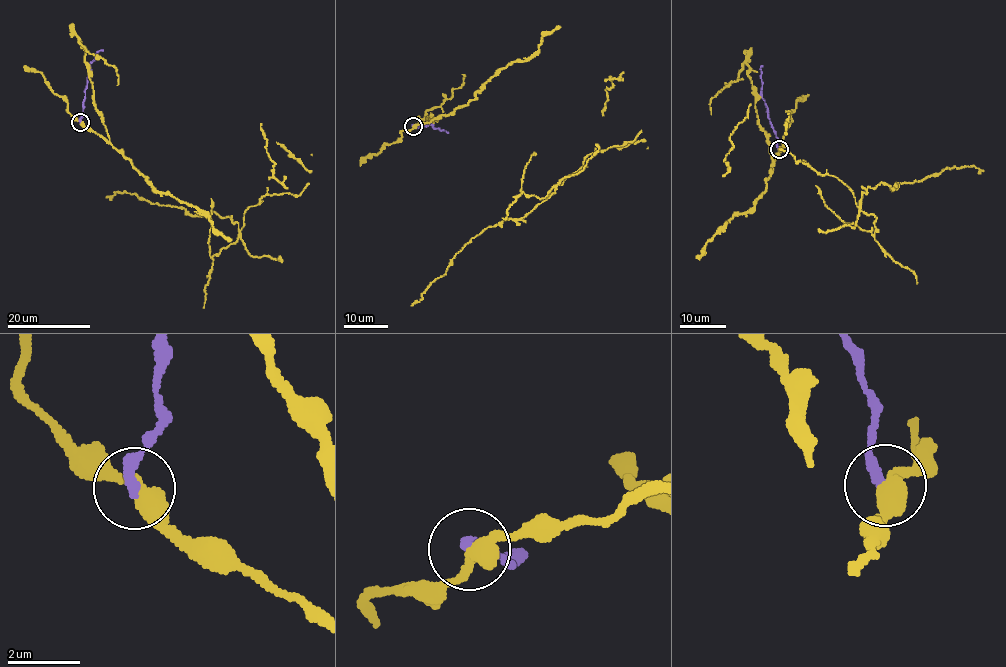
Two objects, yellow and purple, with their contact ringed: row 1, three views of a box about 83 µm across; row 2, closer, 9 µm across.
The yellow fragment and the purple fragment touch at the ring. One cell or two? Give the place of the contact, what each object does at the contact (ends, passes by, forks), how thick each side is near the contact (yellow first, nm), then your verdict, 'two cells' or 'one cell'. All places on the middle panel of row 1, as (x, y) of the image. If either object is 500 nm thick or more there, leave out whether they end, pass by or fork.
place (413, 126); yellow passes by; purple ends; calibres 440 and 320 nm; two cells

